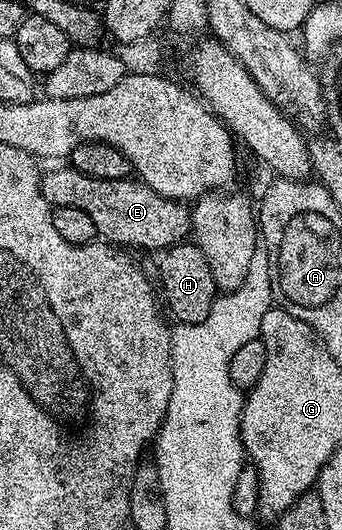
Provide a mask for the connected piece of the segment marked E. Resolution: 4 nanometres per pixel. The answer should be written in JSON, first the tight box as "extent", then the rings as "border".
{"extent":[41,164,191,252],"border":[[[59,164],[56,170],[51,170],[42,175],[41,185],[45,200],[51,207],[64,206],[65,208],[81,208],[93,220],[95,233],[100,239],[106,240],[120,248],[140,246],[143,250],[162,252],[168,246],[178,246],[184,241],[183,237],[191,234],[191,212],[184,203],[161,196],[136,180],[134,177],[118,178],[117,180],[101,180],[93,176],[85,176],[70,164]]]}

